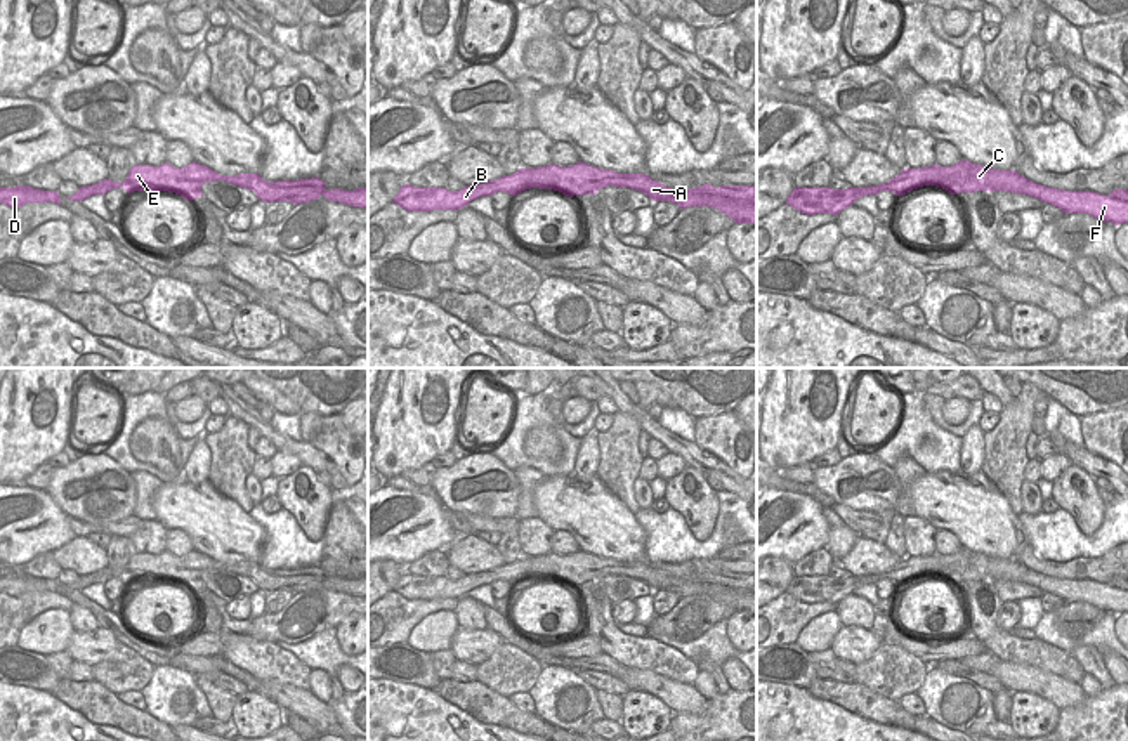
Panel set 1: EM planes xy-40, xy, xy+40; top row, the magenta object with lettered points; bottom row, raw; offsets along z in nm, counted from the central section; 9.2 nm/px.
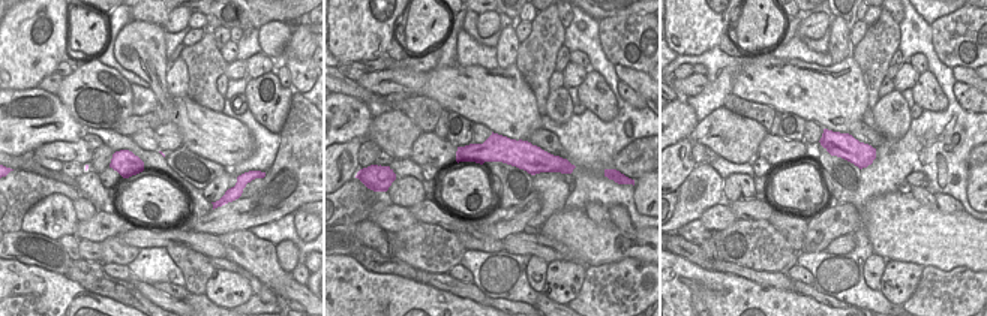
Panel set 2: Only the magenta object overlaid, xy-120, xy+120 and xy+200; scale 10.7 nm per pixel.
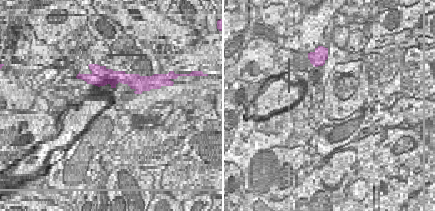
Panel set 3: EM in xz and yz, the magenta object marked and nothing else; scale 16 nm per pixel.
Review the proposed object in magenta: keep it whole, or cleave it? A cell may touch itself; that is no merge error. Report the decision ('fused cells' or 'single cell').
fused cells

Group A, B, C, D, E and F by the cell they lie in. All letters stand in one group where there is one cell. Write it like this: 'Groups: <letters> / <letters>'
Groups: A E / B C D F

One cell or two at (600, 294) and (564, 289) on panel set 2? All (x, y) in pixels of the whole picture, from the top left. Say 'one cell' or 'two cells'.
two cells

